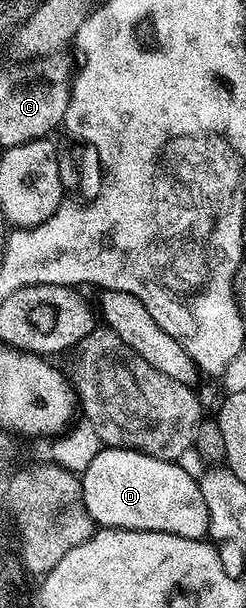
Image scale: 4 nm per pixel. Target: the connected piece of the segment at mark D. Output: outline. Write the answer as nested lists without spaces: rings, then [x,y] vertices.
[[[106,446],[80,475],[84,504],[91,518],[99,527],[112,530],[155,530],[185,538],[205,539],[210,528],[210,517],[208,504],[204,504],[204,496],[198,487],[199,479],[193,478],[184,467],[178,465],[182,464],[174,460],[157,458],[151,454],[142,454],[139,450]]]

